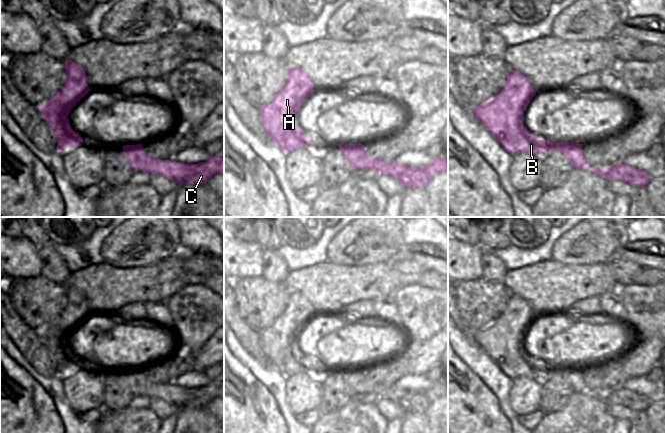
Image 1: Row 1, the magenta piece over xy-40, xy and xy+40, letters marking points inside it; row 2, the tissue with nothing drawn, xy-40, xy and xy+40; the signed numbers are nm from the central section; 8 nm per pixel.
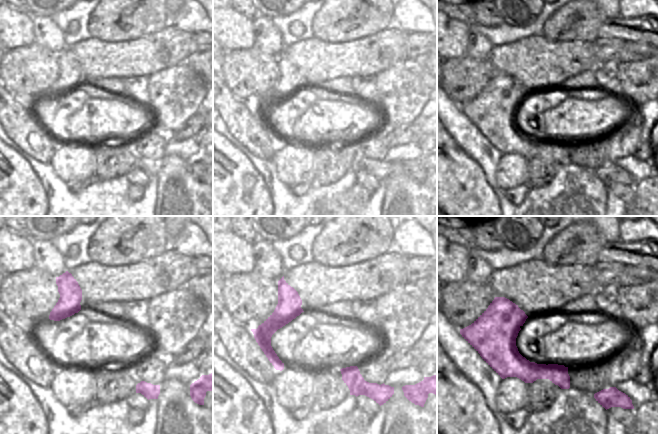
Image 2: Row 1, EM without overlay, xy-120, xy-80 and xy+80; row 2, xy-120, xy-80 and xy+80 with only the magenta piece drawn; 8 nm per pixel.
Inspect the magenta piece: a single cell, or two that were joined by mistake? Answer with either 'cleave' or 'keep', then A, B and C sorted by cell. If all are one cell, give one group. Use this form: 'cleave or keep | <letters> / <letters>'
cleave | A B / C

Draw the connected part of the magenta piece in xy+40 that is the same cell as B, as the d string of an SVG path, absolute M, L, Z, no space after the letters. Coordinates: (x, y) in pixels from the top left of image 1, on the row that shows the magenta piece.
M511 70L503 89L486 104L475 106L472 114L491 133L503 149L512 156L520 152L544 156L554 150L560 150L568 158L574 146L573 142L546 142L533 136L524 127L524 112L535 94L531 81L520 72Z

